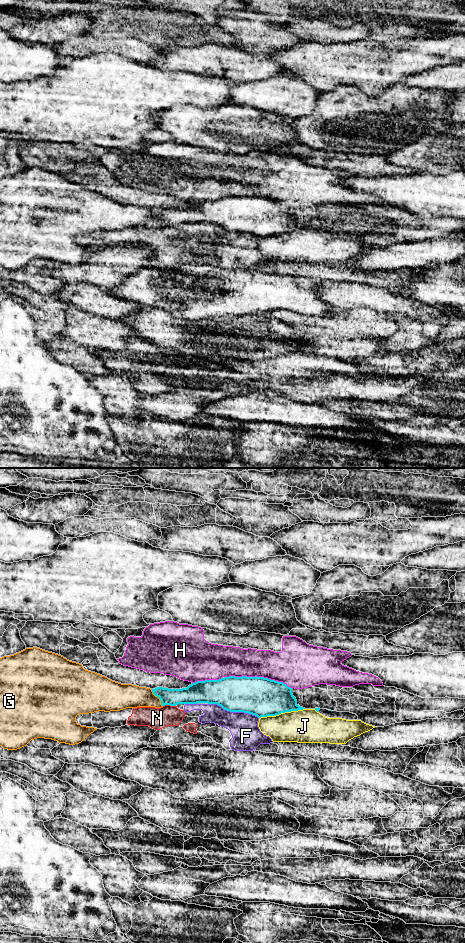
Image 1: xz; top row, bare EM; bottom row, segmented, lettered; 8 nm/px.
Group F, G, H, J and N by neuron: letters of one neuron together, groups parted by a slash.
F N / G / H / J

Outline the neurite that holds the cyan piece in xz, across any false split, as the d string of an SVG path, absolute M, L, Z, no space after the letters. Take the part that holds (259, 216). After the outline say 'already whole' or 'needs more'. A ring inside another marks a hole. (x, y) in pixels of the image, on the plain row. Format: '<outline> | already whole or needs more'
M229 196L219 200L197 201L182 209L157 207L152 209L152 212L161 220L162 226L197 223L217 224L224 230L249 233L258 238L305 229L297 224L297 220L292 214L292 208L283 202L257 196Z | already whole

